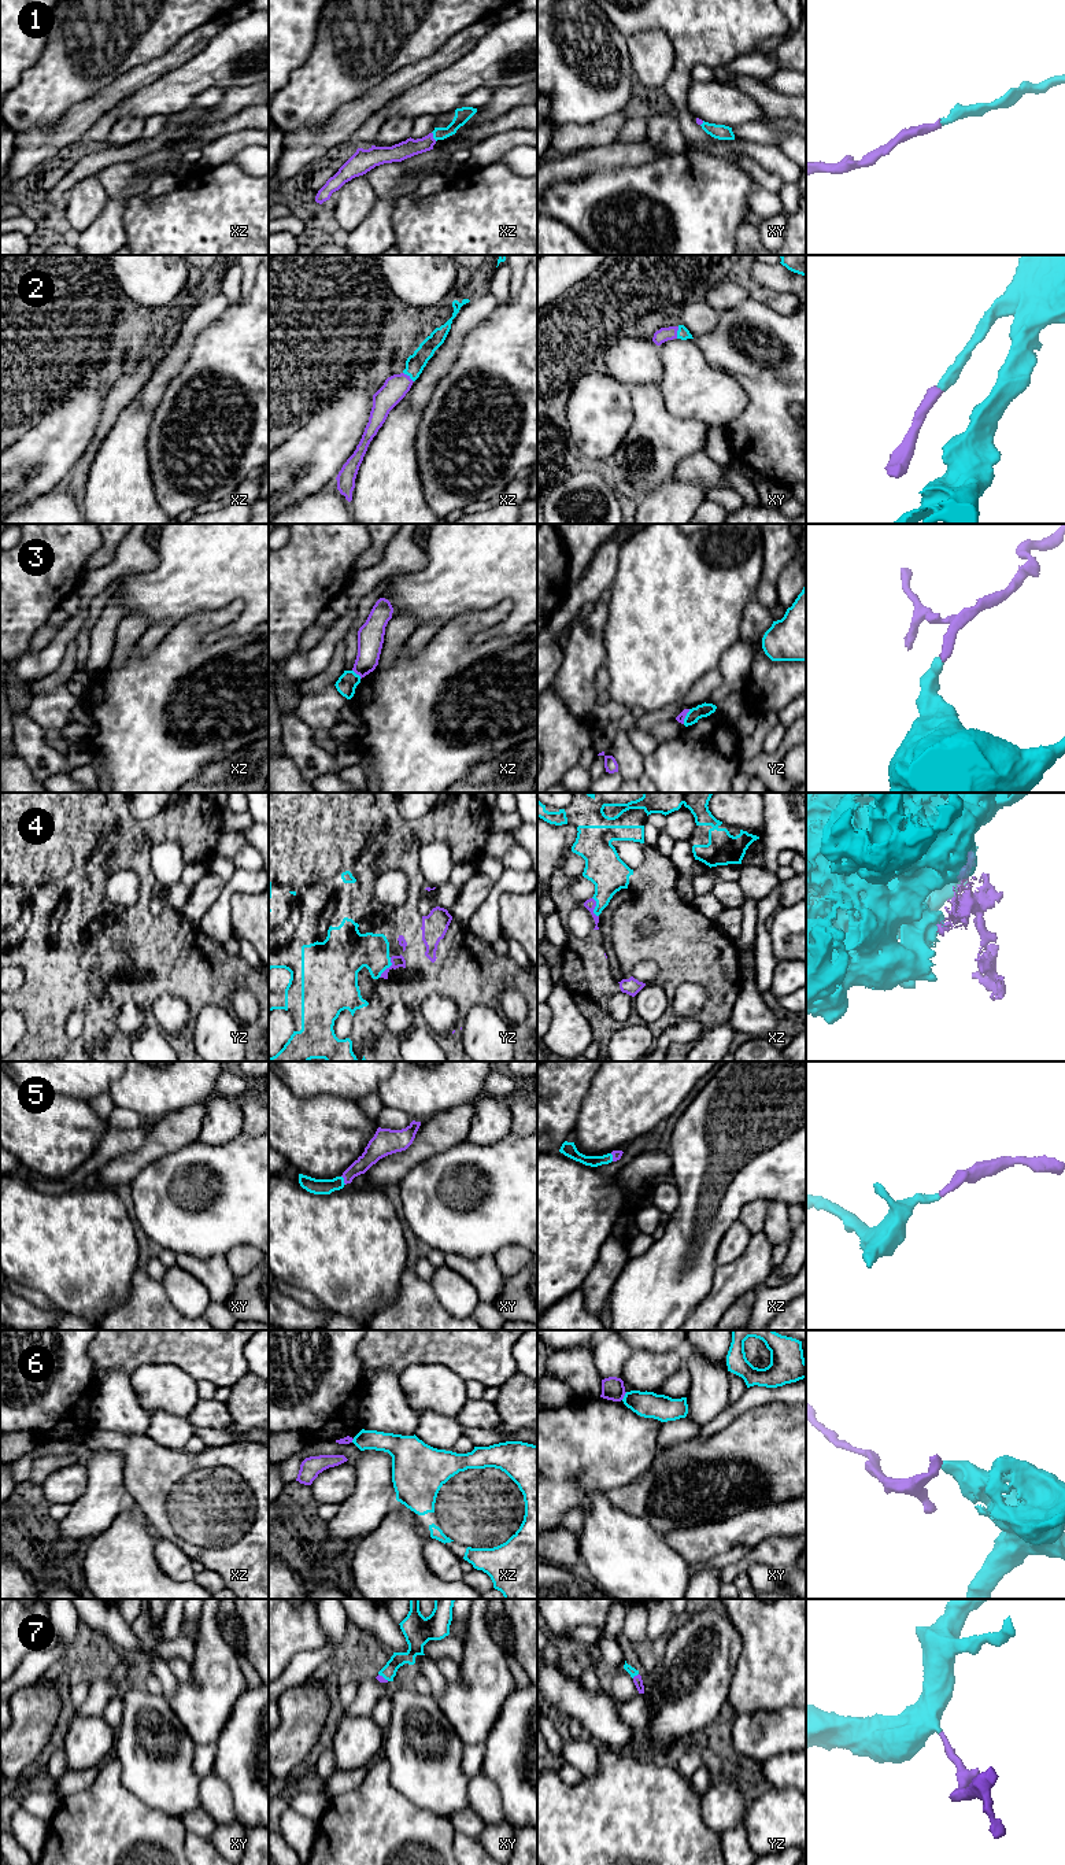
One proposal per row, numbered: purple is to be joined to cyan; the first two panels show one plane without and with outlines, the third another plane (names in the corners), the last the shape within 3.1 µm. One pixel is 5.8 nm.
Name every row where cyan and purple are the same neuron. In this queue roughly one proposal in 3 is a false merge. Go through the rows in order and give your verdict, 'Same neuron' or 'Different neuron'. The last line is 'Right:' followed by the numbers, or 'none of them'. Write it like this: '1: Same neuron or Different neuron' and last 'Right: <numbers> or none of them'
1: Same neuron
2: Same neuron
3: Different neuron
4: Same neuron
5: Same neuron
6: Different neuron
7: Same neuron
Right: 1, 2, 4, 5, 7

